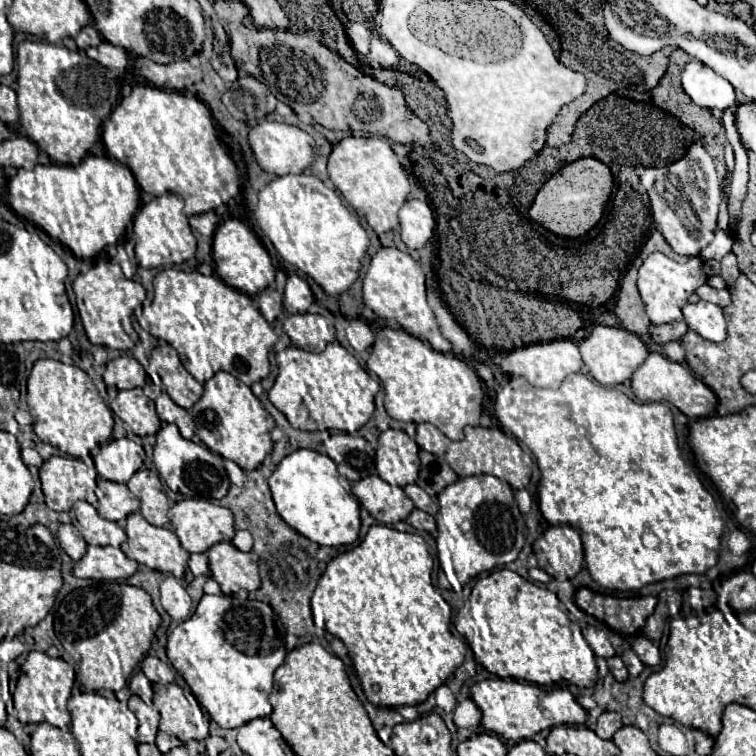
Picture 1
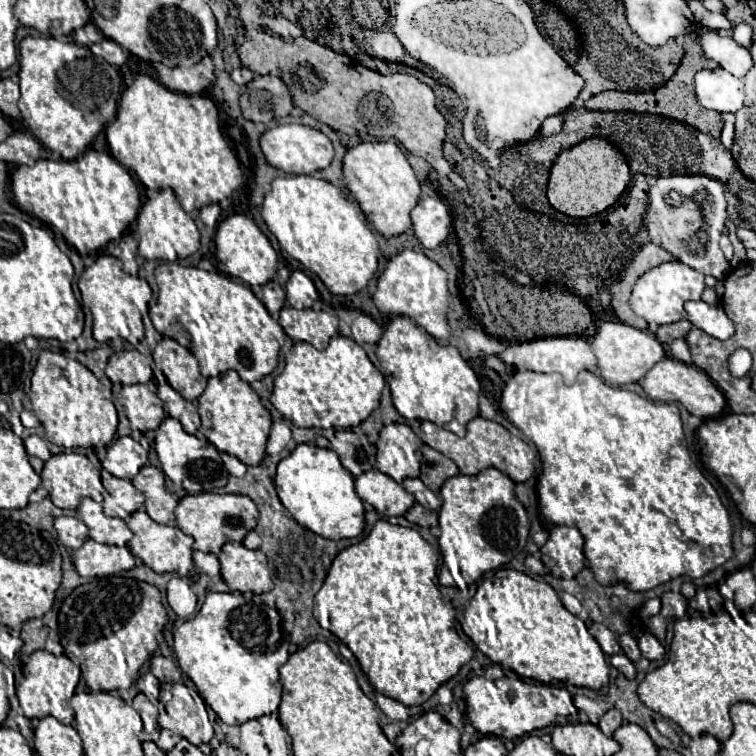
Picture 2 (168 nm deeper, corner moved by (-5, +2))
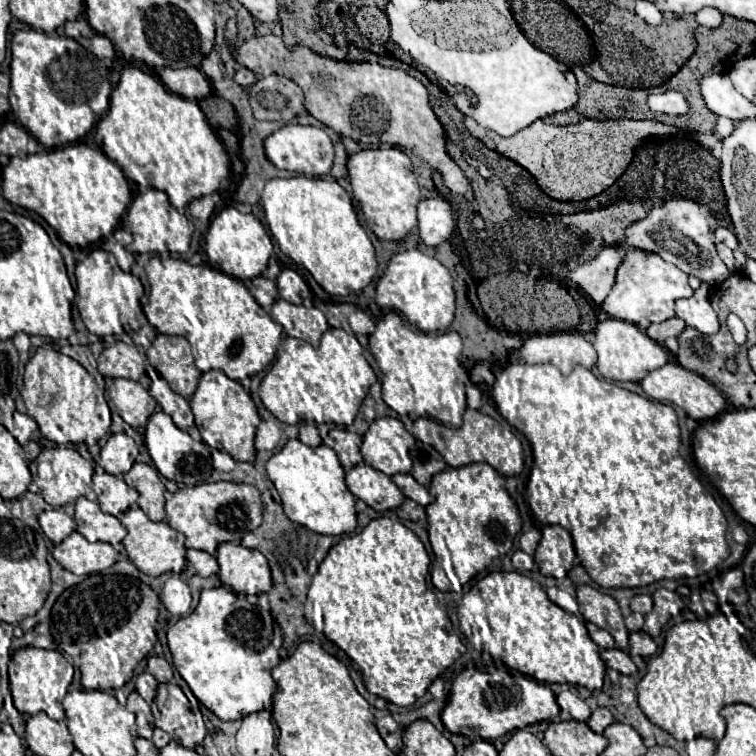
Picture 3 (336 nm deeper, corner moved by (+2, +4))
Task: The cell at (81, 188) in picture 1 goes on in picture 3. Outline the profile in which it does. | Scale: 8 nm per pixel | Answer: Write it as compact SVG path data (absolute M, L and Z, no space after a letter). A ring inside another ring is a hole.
M83 143L65 145L65 147L49 151L49 153L27 155L25 159L11 157L9 165L3 169L1 191L9 203L25 207L25 209L41 215L57 231L57 235L73 249L89 247L89 245L97 243L99 239L107 237L117 228L121 215L127 211L127 207L131 203L129 185L127 185L125 175L119 169L119 165L109 161L109 157L105 157L105 153L101 153L101 149L91 149Z

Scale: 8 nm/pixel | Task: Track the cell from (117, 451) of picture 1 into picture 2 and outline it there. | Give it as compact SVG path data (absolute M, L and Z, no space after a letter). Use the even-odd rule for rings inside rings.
M118 437L102 461L104 469L120 479L132 479L146 463L148 451L132 437Z

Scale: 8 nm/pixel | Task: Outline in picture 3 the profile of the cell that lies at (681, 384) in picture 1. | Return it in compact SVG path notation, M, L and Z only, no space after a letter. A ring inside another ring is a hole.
M667 363L655 371L651 371L647 377L641 379L641 387L643 391L655 399L655 401L661 401L661 403L671 403L671 405L677 405L681 409L685 409L685 413L689 417L693 417L695 421L707 421L707 419L713 419L717 417L723 407L725 407L725 399L723 395L707 381L703 379L701 375L677 365L677 363Z

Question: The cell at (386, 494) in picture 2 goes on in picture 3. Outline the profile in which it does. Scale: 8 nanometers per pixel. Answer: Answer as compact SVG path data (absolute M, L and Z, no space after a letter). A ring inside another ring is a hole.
M357 465L345 475L349 491L365 501L375 511L389 511L397 509L403 503L403 493L393 485L391 477L385 473L369 467L369 465Z

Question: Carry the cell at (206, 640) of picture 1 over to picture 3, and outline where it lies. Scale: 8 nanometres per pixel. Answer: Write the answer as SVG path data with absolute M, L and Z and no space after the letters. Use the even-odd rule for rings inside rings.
M227 587L203 589L199 605L187 617L181 617L169 631L169 649L173 655L173 665L187 681L193 695L219 719L235 721L243 719L249 713L271 709L271 699L275 693L275 681L271 679L271 669L281 661L279 649L279 631L269 611L251 605L249 601L241 599L237 593L229 591Z

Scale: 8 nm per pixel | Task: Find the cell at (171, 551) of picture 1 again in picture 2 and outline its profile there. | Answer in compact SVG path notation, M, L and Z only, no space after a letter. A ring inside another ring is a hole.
M136 511L136 515L130 517L128 527L134 533L128 547L130 547L132 555L136 555L144 561L144 565L148 565L156 573L178 571L180 577L194 577L194 563L192 563L192 543L194 543L194 539L192 537L182 533L174 525L160 525L160 523L152 521L146 511Z

